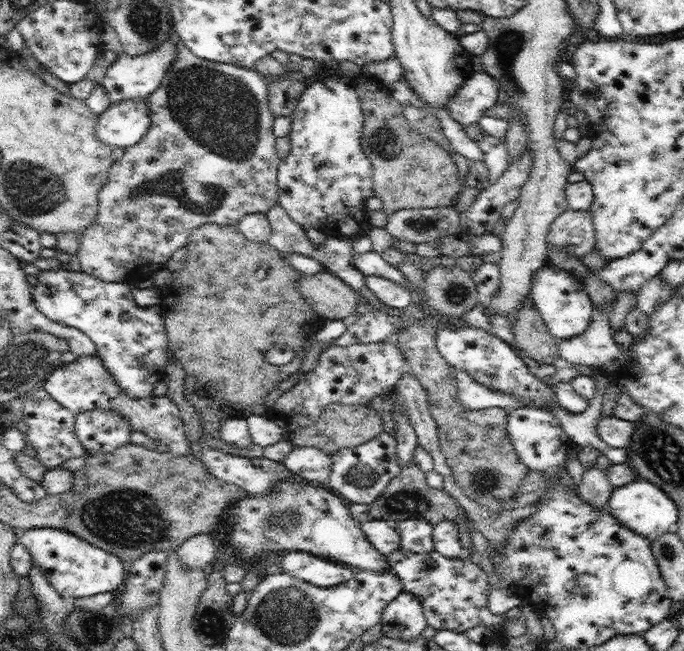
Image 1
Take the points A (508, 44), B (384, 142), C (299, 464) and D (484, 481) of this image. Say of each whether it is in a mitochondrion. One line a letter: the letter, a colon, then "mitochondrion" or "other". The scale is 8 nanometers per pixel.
A: mitochondrion
B: mitochondrion
C: other
D: mitochondrion

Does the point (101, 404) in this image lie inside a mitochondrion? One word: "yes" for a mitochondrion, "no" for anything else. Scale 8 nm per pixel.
no

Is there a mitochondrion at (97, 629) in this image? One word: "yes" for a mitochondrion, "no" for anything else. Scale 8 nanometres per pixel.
yes

